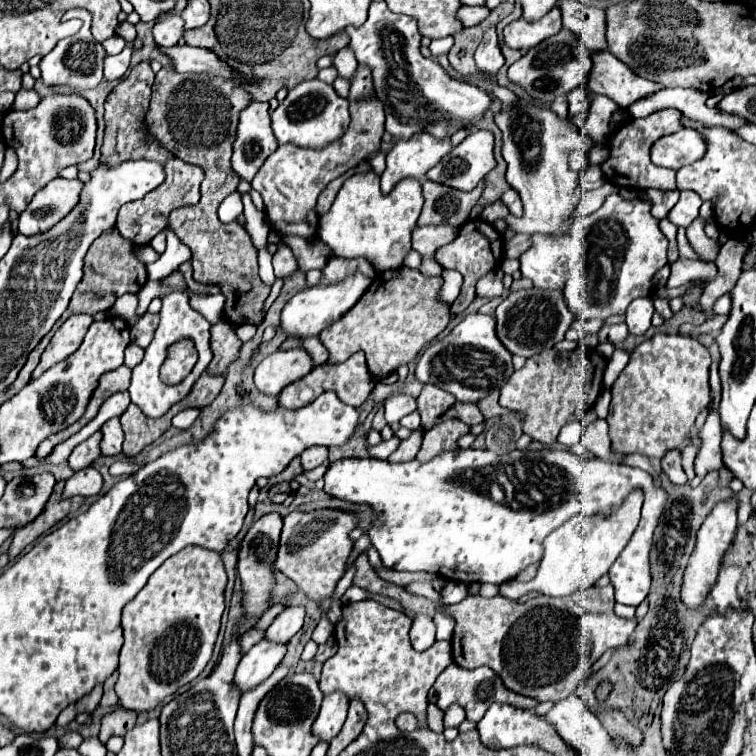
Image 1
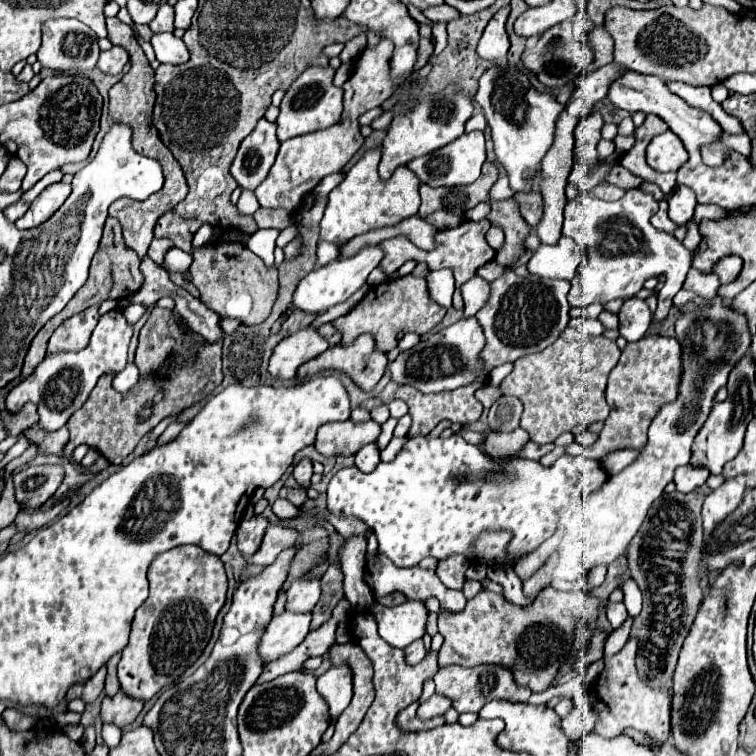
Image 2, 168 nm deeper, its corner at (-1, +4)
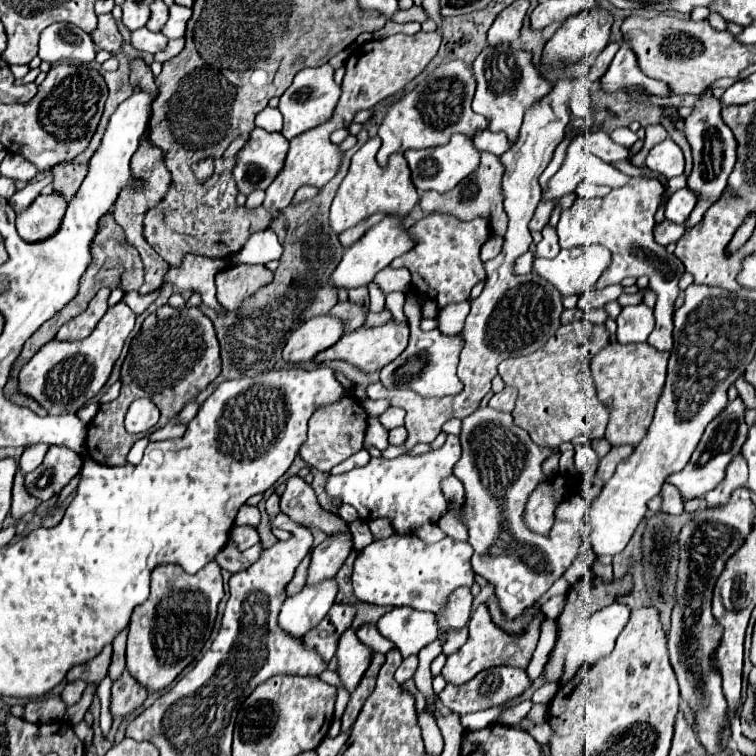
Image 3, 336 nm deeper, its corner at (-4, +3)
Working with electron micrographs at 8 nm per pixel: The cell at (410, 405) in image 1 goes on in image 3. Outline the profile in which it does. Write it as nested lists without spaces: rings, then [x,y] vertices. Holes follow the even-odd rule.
[[[389,407],[389,409],[379,417],[379,421],[381,421],[387,429],[399,427],[399,425],[403,425],[403,421],[405,421],[405,411],[401,411],[399,407]]]

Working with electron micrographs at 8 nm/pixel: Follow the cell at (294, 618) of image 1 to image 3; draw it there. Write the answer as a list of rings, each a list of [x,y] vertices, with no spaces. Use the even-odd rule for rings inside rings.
[[[349,535],[341,537],[327,537],[321,545],[317,545],[311,551],[311,565],[307,569],[307,581],[305,585],[317,585],[321,581],[327,581],[335,577],[343,561],[353,551],[353,541]]]

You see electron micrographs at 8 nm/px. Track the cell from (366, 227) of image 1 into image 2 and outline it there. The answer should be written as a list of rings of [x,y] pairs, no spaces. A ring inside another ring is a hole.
[[[380,148],[366,150],[364,156],[346,172],[344,180],[330,192],[328,206],[320,222],[320,240],[348,242],[358,234],[382,226],[394,226],[400,220],[410,218],[418,212],[420,206],[418,176],[408,166],[398,166],[388,180],[380,180],[378,162],[380,162]]]

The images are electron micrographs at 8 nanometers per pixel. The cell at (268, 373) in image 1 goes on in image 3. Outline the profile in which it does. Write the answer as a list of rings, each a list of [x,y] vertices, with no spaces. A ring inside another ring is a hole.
[[[321,315],[305,321],[293,331],[287,345],[283,347],[285,363],[305,363],[311,361],[319,351],[335,345],[343,335],[343,323],[331,315]]]

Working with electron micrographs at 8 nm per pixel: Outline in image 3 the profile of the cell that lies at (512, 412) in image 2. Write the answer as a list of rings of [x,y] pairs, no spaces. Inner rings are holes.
[[[505,387],[501,393],[495,393],[489,401],[489,407],[497,409],[497,411],[513,411],[517,401],[517,389],[515,387]]]

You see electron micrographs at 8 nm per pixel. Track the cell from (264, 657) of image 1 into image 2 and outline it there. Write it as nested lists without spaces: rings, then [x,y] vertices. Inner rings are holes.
[[[284,610],[282,614],[276,614],[262,636],[258,650],[260,656],[266,662],[272,662],[294,650],[310,632],[310,620],[312,612],[298,614],[292,610]]]

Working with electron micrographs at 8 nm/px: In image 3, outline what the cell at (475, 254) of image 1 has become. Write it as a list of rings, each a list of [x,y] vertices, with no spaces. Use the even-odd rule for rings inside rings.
[[[433,213],[425,215],[417,225],[413,225],[409,233],[415,237],[415,247],[397,257],[391,267],[407,267],[413,277],[413,291],[435,299],[441,309],[449,303],[461,303],[469,299],[473,285],[485,277],[479,253],[489,237],[487,219],[477,217],[473,221],[459,221],[453,215]]]

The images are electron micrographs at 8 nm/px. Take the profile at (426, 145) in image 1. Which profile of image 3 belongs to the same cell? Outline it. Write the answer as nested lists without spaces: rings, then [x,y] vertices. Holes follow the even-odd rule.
[[[451,61],[439,65],[425,81],[421,81],[411,93],[407,93],[401,101],[397,101],[389,113],[385,115],[379,137],[383,141],[381,151],[377,153],[377,163],[383,167],[393,153],[405,153],[409,149],[427,149],[449,143],[455,133],[475,135],[477,129],[487,127],[487,119],[477,115],[471,109],[471,101],[475,95],[475,79],[471,67],[463,61]]]

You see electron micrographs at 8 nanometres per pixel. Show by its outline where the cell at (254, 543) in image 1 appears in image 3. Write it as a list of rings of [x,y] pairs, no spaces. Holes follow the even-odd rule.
[[[241,525],[231,531],[231,541],[237,545],[237,549],[245,551],[245,549],[253,547],[255,543],[259,543],[259,533],[251,525]]]

